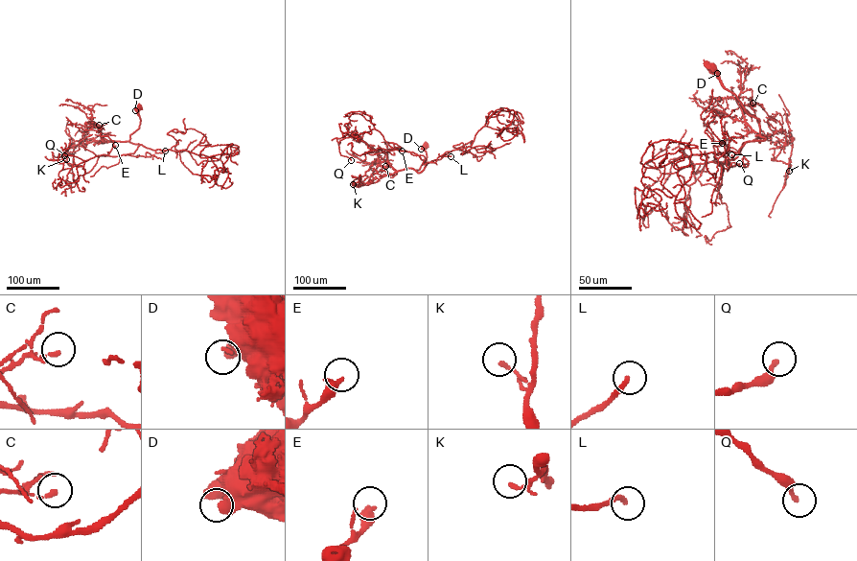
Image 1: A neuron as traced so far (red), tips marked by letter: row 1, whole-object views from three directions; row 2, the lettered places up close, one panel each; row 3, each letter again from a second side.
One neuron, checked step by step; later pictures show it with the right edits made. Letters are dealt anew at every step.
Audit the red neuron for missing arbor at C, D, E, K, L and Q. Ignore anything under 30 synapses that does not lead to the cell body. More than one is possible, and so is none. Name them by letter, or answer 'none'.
E, L, Q

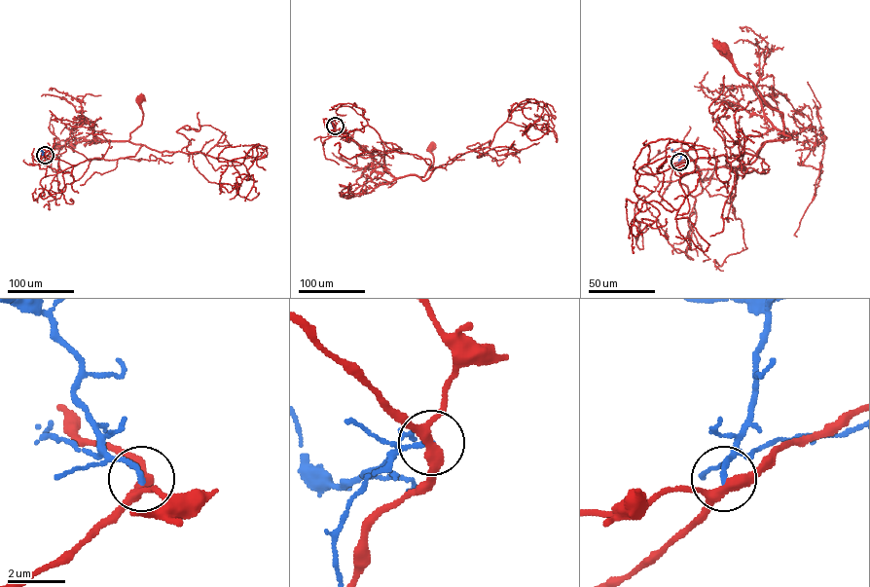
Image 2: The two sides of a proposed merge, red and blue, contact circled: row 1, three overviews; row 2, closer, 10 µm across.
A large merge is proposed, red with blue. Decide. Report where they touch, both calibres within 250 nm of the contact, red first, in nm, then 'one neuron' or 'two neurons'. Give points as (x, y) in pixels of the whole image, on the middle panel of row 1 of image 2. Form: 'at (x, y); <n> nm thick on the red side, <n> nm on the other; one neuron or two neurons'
at (335, 126); 320 nm thick on the red side, 190 nm on the other; two neurons

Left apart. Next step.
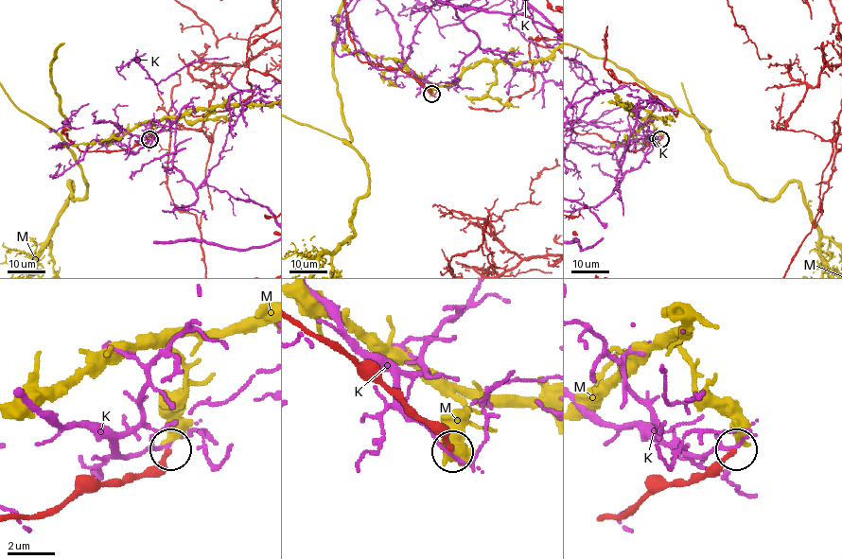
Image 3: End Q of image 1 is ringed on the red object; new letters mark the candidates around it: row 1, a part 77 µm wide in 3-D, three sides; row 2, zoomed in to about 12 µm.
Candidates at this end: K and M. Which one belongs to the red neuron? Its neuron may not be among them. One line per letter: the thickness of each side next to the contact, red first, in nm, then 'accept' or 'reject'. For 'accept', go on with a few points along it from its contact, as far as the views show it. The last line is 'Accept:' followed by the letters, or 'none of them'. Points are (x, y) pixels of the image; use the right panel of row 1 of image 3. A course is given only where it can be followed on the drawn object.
K: 220/120 nm | reject
M: 240/320 nm | reject
Accept: none of them

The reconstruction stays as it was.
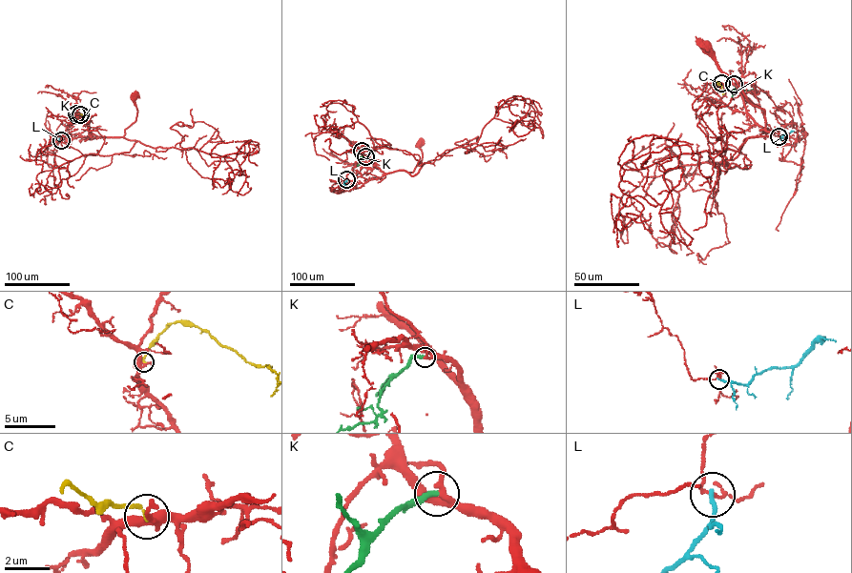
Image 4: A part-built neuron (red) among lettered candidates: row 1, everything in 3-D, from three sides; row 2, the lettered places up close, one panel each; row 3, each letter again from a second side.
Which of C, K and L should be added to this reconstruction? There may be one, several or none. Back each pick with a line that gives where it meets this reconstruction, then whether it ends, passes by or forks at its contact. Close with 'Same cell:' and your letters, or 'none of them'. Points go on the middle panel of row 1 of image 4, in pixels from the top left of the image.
K: Touches red at (365, 156). It ends there
Same cell: K

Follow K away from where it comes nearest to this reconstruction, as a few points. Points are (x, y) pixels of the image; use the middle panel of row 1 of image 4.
K: (365, 156), (354, 167)

